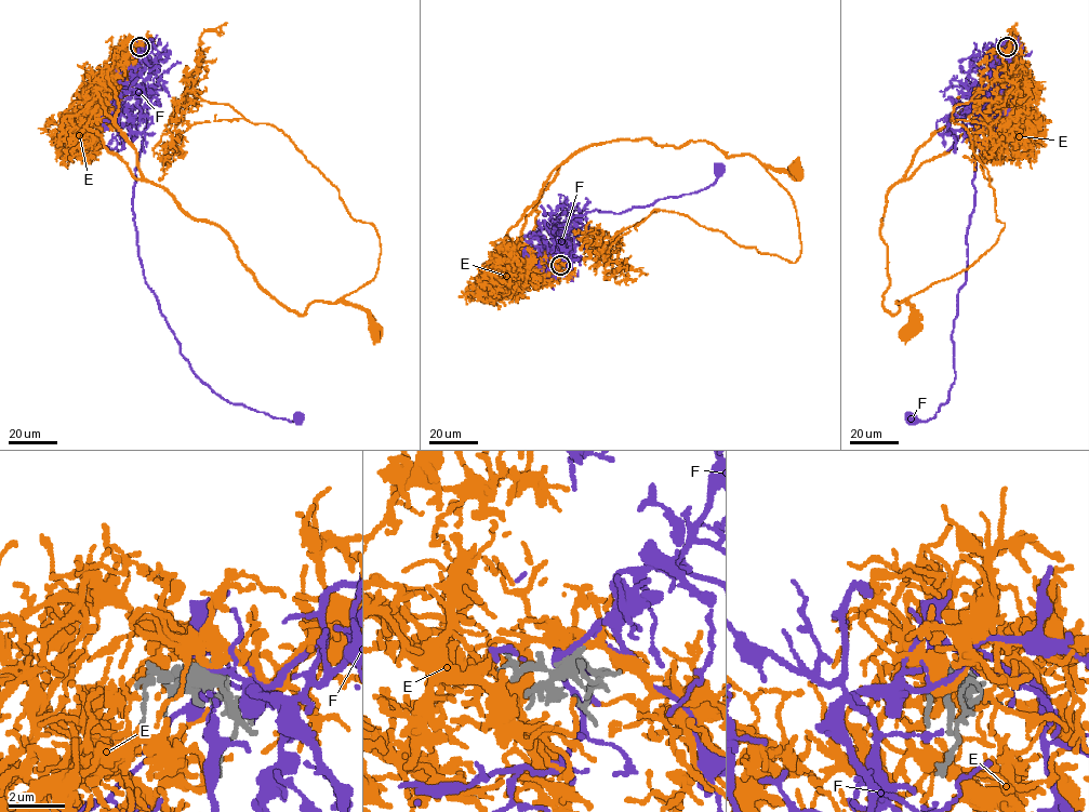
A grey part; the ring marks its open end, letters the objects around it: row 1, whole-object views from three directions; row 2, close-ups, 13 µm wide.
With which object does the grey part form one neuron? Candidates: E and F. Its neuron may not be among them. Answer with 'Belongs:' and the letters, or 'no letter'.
Belongs: E

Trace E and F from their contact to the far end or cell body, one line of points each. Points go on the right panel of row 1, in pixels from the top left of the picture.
E: (1007, 47), (888, 194), (884, 305), (894, 315), (895, 302), (907, 303), (913, 330)
F: (1008, 47), (979, 115), (966, 281), (952, 333), (954, 381), (933, 417), (911, 415)

